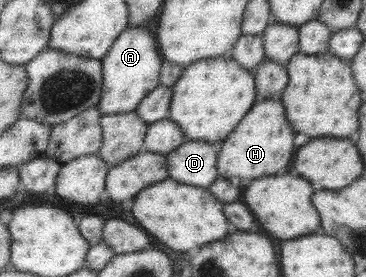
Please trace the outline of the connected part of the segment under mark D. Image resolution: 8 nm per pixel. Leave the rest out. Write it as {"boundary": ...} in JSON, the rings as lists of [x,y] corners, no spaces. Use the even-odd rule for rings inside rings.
{"boundary":[[[185,140],[166,155],[169,178],[201,189],[209,187],[217,178],[218,145],[206,141]]]}

